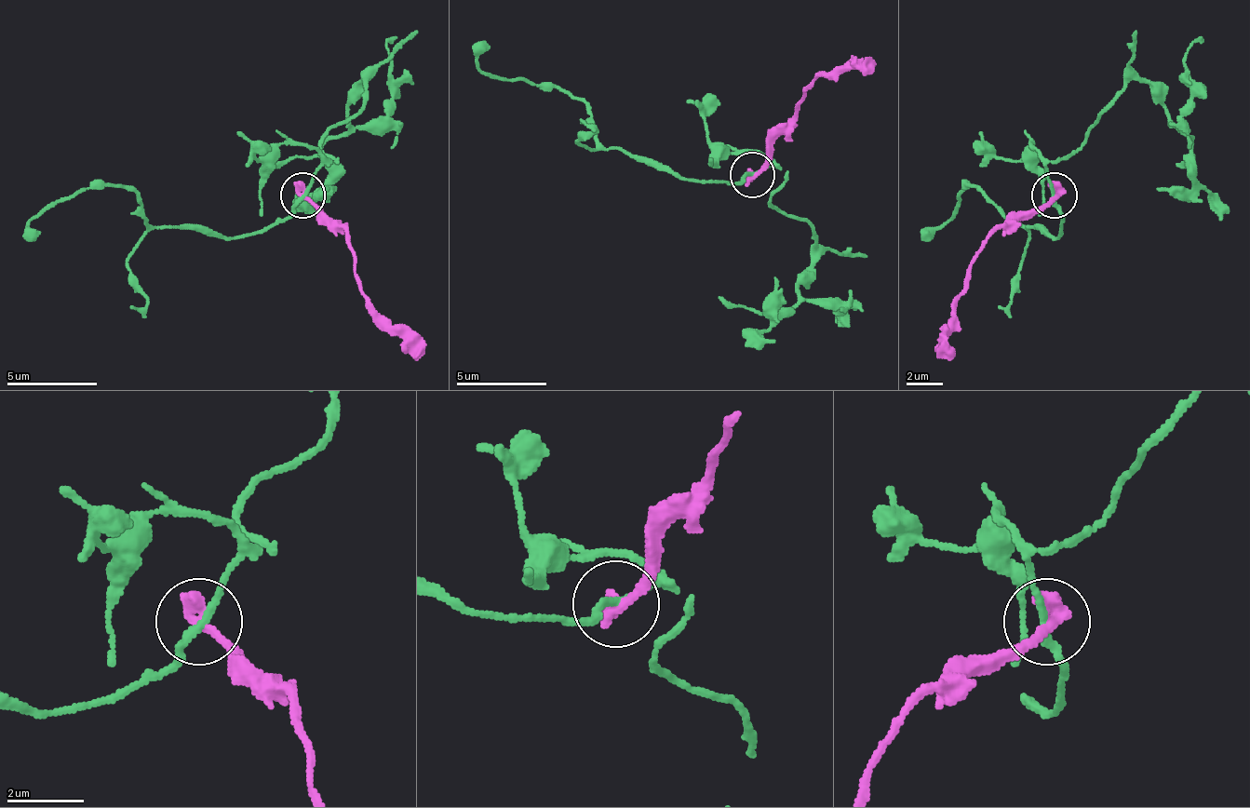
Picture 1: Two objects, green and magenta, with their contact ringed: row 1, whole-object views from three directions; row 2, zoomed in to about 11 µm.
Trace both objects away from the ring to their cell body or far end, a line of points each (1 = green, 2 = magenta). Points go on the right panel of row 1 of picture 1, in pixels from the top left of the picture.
1: (1055, 194), (1060, 221), (1055, 239), (1024, 225), (970, 185), (956, 212), (920, 239)
2: (1055, 194), (1033, 212), (1014, 212), (992, 235), (970, 266), (956, 307), (951, 361)

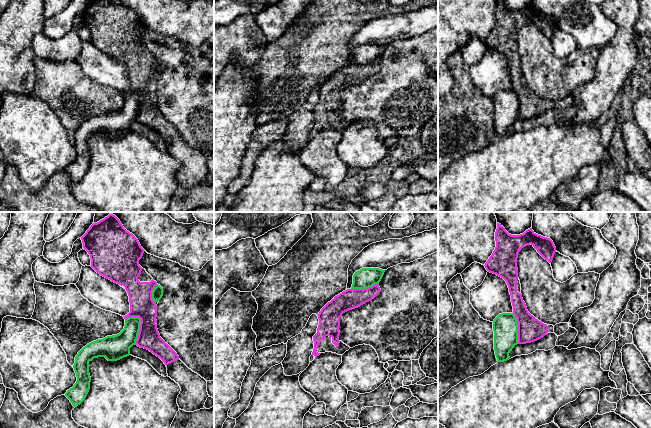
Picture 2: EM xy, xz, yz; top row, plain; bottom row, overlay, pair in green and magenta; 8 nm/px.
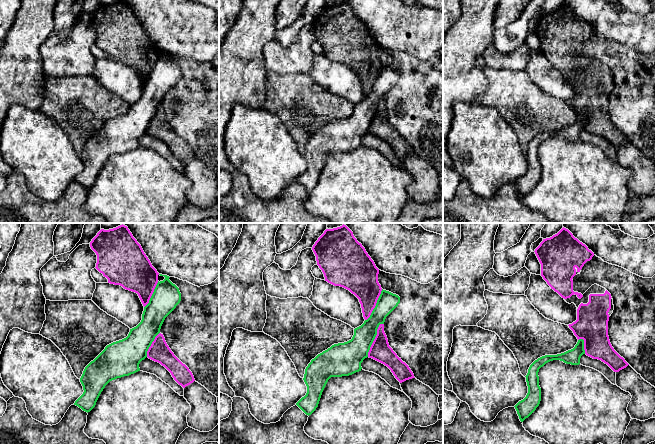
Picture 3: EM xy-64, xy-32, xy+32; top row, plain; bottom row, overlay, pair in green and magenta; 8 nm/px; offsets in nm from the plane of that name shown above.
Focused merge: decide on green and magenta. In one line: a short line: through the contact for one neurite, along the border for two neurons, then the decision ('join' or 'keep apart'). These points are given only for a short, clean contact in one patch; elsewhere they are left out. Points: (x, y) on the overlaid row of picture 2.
keep apart

